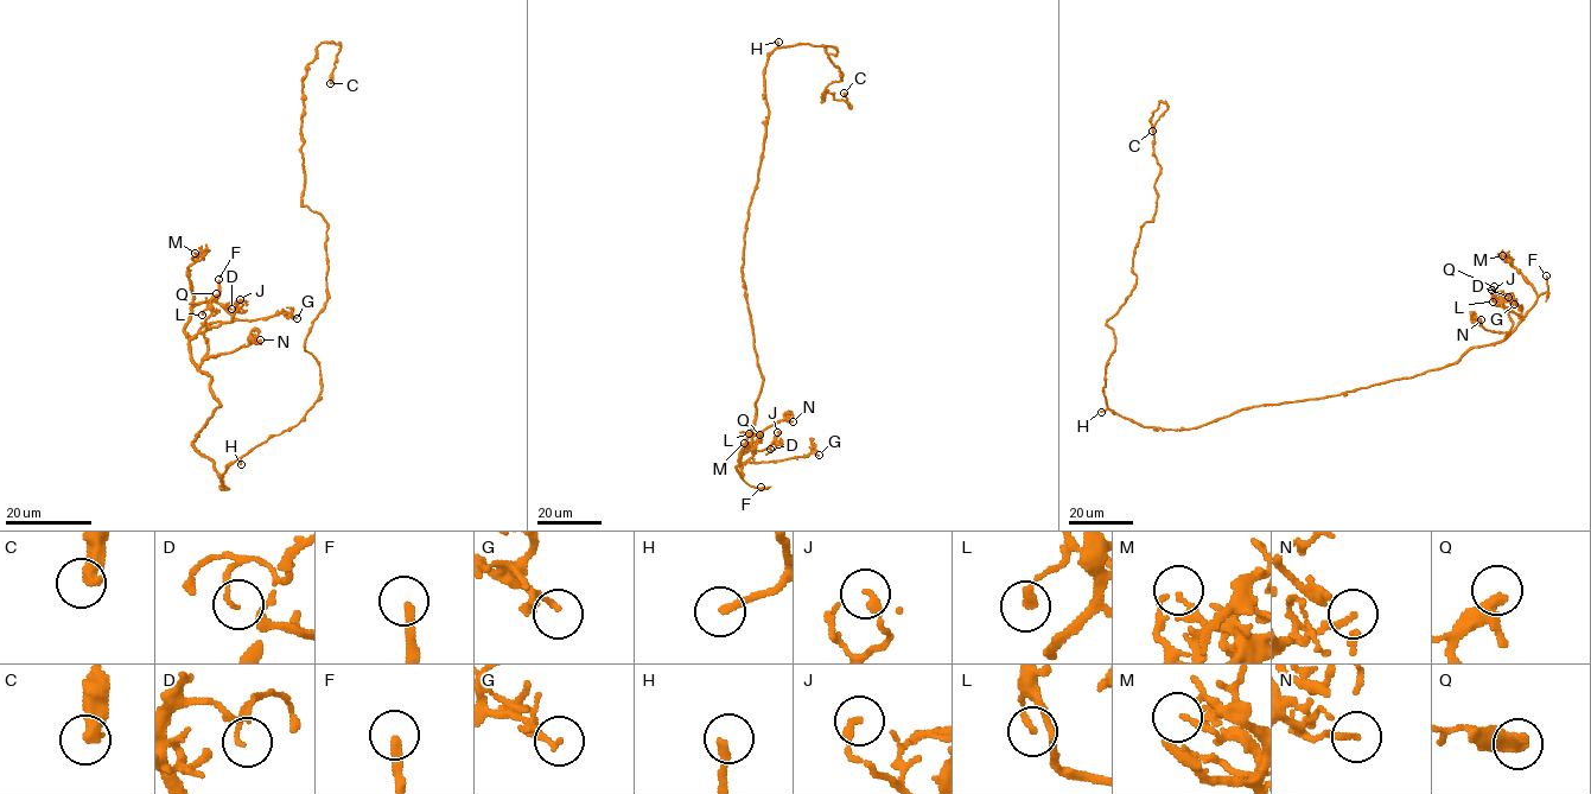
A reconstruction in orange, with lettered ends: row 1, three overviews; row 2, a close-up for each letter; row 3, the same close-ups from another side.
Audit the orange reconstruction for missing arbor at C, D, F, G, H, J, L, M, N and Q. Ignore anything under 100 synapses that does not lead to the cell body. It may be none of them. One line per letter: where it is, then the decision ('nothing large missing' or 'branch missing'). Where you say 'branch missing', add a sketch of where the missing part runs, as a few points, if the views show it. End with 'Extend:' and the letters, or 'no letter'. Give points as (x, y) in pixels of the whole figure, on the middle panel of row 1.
C: place (844, 93); nothing large missing
D: place (770, 449); nothing large missing
F: place (761, 487); branch missing; course (761, 487), (739, 483), (701, 462)
G: place (819, 455); nothing large missing
H: place (778, 42); branch missing
J: place (777, 432); nothing large missing
L: place (749, 433); nothing large missing
M: place (744, 443); nothing large missing
N: place (793, 421); nothing large missing
Q: place (759, 434); nothing large missing
Extend: F, H

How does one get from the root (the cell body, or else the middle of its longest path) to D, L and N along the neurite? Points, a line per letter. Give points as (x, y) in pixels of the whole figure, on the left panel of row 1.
D: (224, 486), (192, 444), (221, 405), (190, 342), (228, 323), (237, 304), (231, 309)
L: (224, 486), (214, 463), (192, 444), (221, 405), (210, 378), (198, 368), (210, 311), (202, 315)
N: (224, 486), (228, 488), (214, 463), (192, 444), (221, 405), (210, 378), (198, 367), (204, 359), (260, 340)

